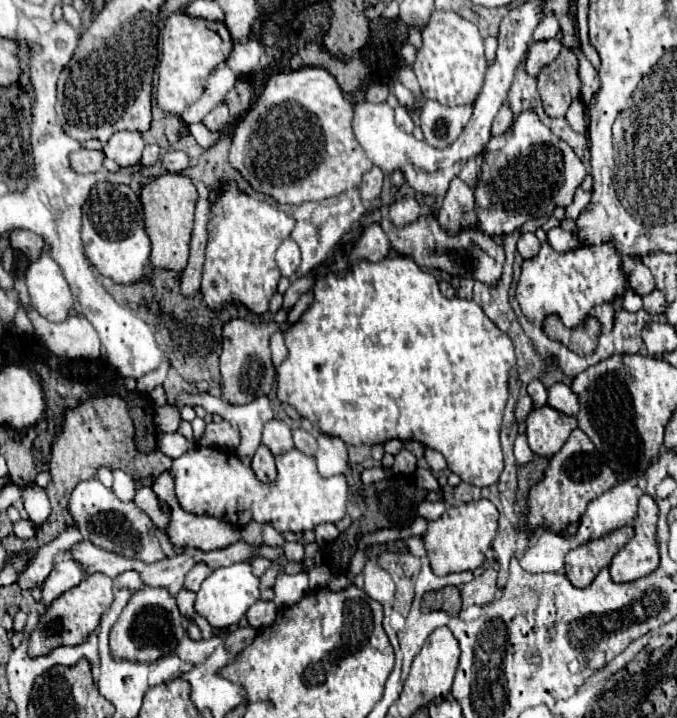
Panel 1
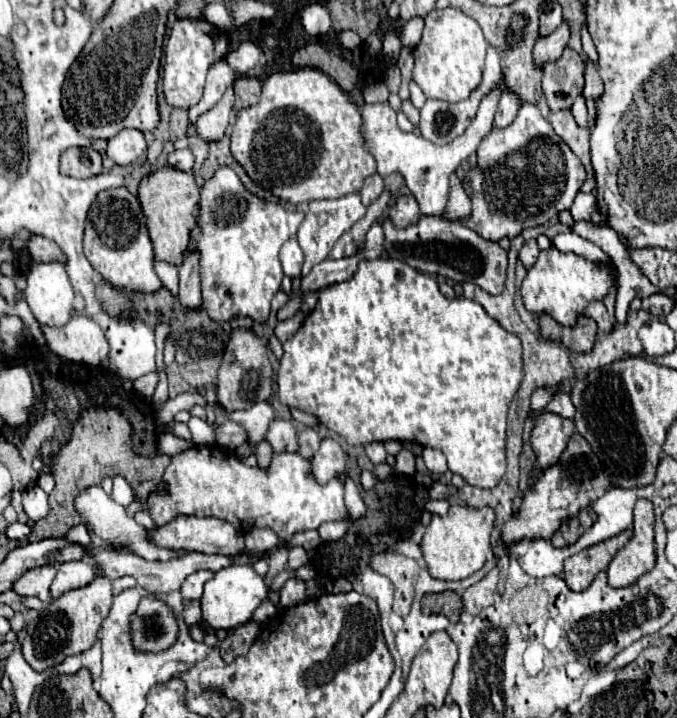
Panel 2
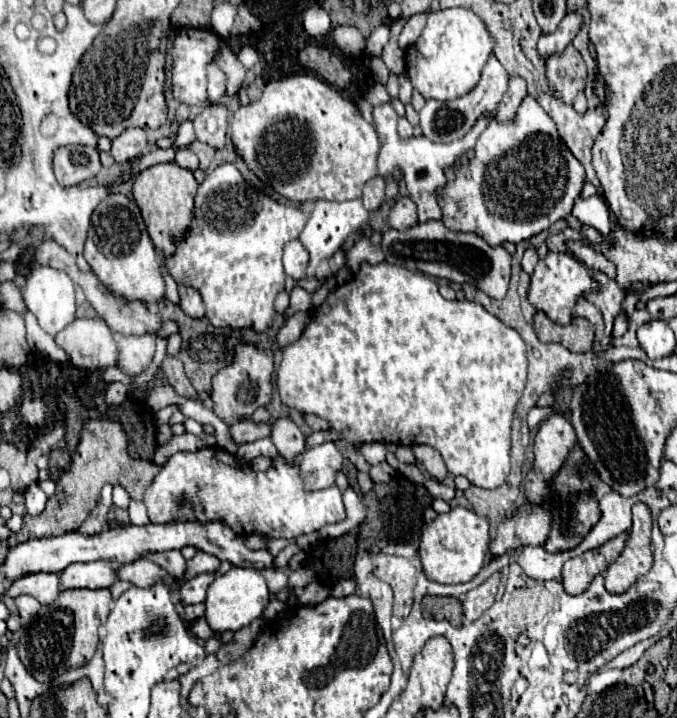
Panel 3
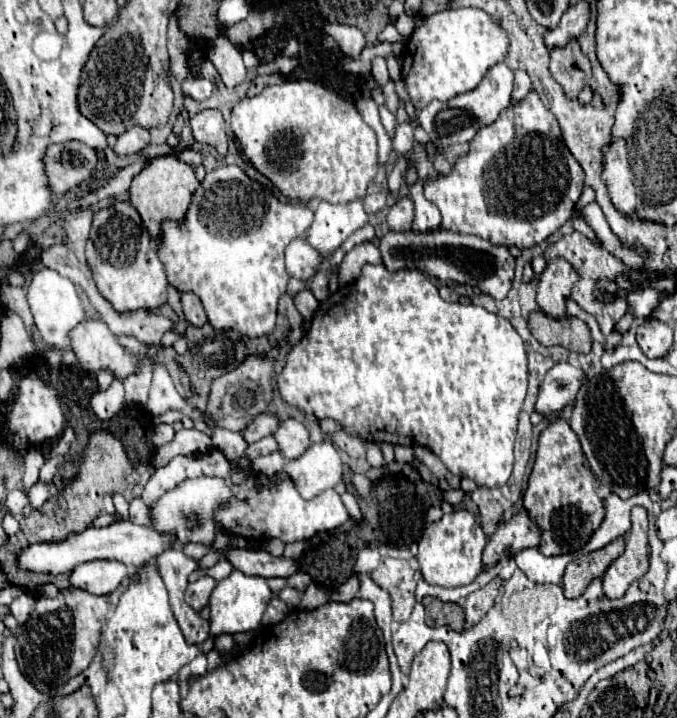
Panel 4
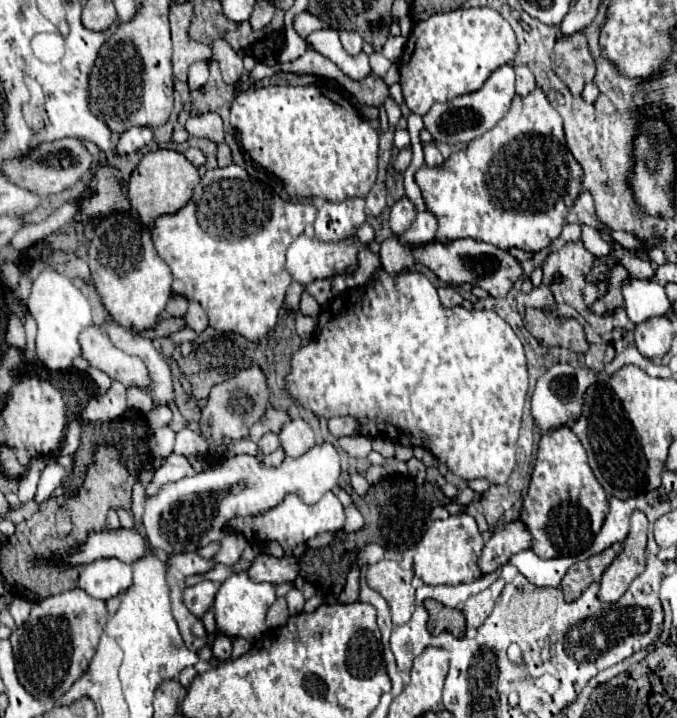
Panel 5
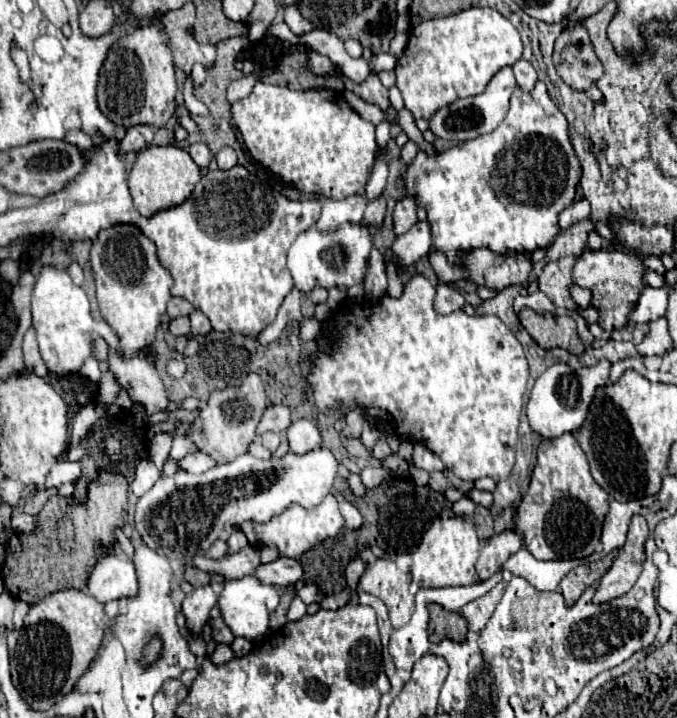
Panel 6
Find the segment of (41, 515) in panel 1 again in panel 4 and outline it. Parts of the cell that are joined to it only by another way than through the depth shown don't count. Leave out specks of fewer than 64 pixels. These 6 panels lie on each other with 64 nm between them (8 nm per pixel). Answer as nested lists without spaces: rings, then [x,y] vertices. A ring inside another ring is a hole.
[[[36,482],[36,484],[28,490],[28,500],[30,500],[30,506],[32,506],[34,510],[42,508],[42,504],[48,500],[50,494],[46,494],[46,490],[48,490],[48,484],[46,484],[46,482]]]

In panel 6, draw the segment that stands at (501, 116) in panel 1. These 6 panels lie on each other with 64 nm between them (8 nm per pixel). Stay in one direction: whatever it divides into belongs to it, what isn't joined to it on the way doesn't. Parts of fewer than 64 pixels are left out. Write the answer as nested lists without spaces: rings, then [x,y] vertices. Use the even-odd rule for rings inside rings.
[[[518,60],[514,66],[514,76],[516,76],[516,84],[518,88],[522,90],[532,90],[534,84],[538,82],[538,76],[536,76],[536,70],[526,62],[526,60]]]

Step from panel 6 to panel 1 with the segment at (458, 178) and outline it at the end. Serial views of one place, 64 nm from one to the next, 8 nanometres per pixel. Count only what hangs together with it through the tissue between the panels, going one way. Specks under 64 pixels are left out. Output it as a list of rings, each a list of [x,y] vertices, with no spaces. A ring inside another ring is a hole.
[[[532,110],[522,112],[502,136],[492,136],[484,148],[482,178],[474,188],[476,214],[480,216],[480,232],[488,236],[502,236],[514,232],[520,224],[524,224],[532,216],[534,218],[550,216],[556,206],[568,206],[572,202],[574,190],[582,184],[584,176],[586,168],[582,160],[572,152],[572,148],[564,140],[554,136]]]

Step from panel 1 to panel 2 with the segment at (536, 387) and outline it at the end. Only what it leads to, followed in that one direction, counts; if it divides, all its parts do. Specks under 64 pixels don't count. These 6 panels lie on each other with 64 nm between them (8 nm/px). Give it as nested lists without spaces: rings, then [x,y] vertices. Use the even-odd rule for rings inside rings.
[[[536,388],[530,396],[530,412],[544,410],[548,402],[550,402],[550,392],[546,388]]]

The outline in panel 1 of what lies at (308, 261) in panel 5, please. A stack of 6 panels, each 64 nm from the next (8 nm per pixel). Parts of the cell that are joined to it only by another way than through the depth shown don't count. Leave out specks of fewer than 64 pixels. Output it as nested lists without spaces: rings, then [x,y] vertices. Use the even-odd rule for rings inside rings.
[[[288,238],[280,244],[280,248],[276,252],[276,264],[278,264],[282,276],[286,276],[286,278],[290,278],[296,272],[298,264],[300,264],[300,248],[294,240]]]

